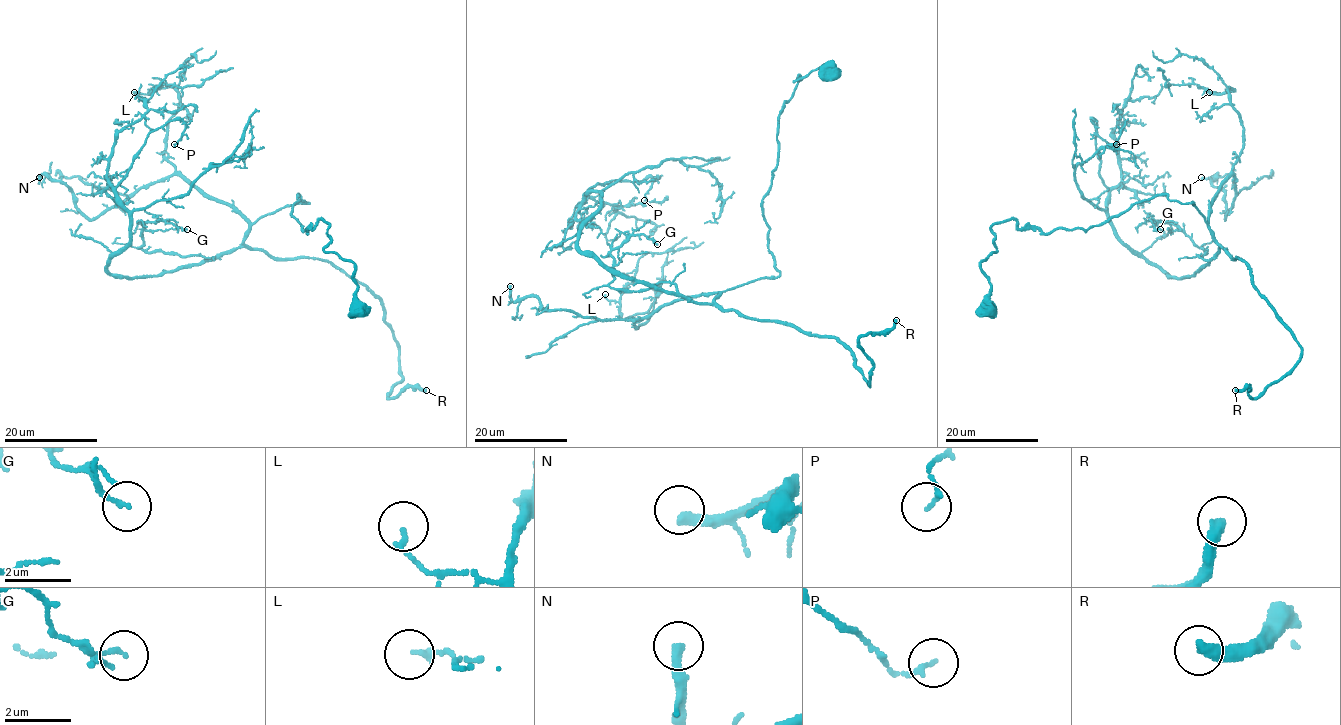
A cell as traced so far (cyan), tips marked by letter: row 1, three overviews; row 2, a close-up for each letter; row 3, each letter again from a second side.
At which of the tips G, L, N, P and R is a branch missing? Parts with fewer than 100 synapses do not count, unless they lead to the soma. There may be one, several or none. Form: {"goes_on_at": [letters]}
{"goes_on_at": ["N", "R"]}

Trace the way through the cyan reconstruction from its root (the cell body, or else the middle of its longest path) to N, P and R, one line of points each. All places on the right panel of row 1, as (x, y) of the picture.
N: (987, 308), (995, 223), (1085, 230), (1162, 194), (1207, 223), (1233, 174), (1225, 219), (1216, 174), (1201, 177)
P: (987, 308), (1006, 220), (1085, 230), (1165, 194), (1216, 253), (1176, 278), (1121, 241), (1092, 120), (1116, 144)
R: (987, 308), (995, 223), (1085, 230), (1157, 195), (1192, 202), (1301, 349), (1256, 397), (1235, 390)

